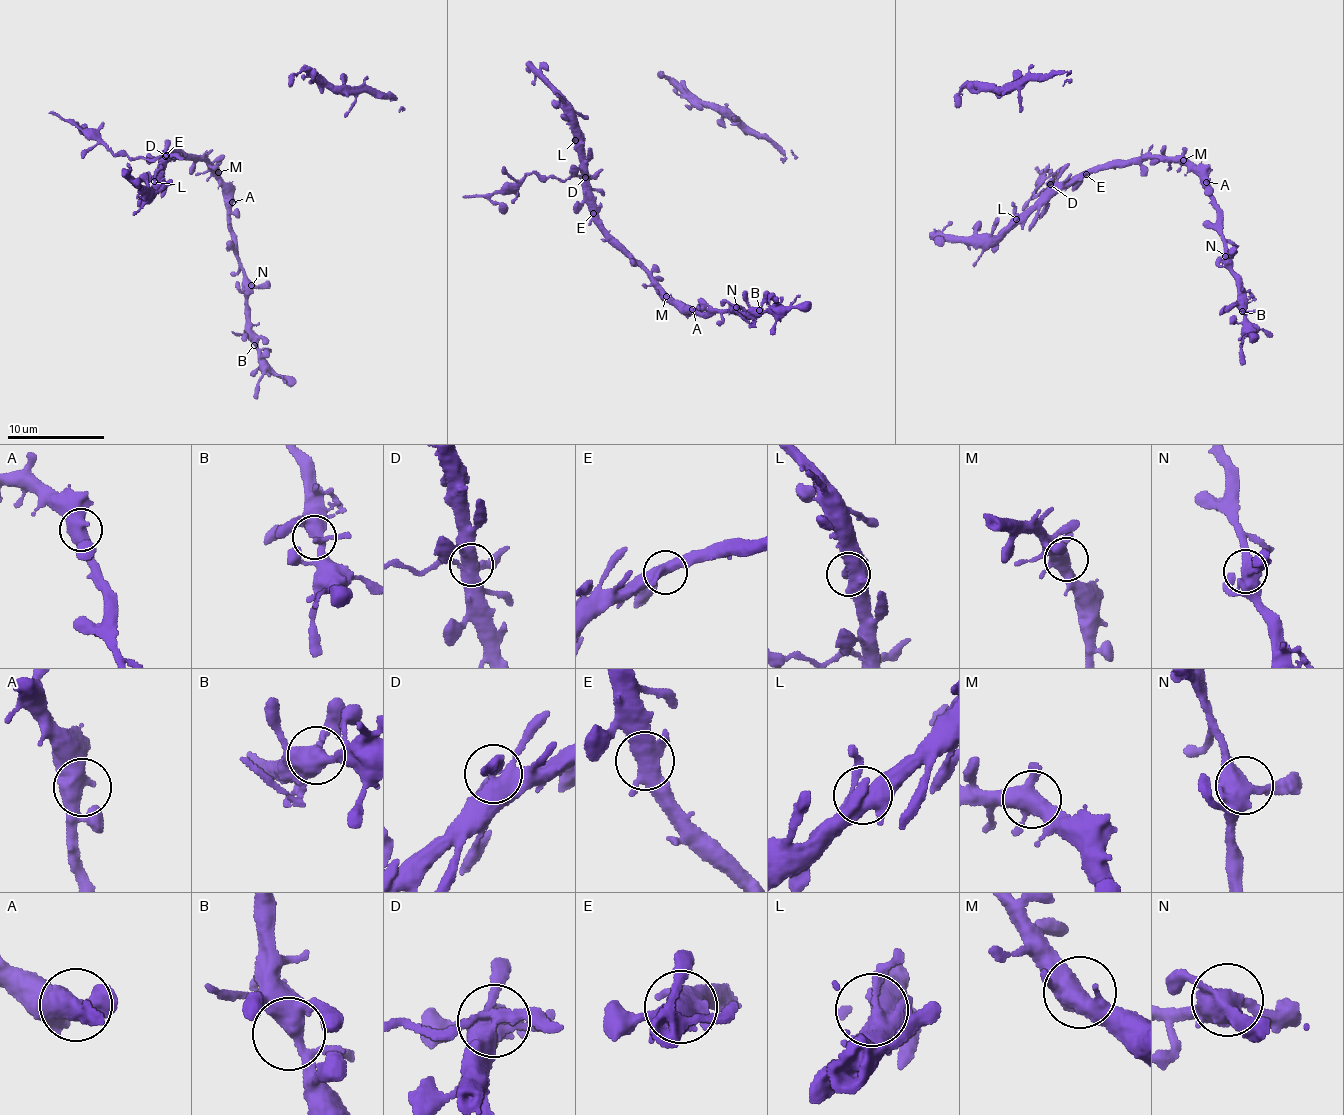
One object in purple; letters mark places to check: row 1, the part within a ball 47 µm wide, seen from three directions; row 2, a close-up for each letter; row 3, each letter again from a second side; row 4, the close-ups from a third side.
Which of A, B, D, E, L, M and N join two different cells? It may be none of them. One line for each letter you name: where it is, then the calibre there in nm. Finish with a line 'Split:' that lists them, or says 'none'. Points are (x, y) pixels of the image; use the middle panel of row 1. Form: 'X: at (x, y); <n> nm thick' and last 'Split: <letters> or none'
D: at (585, 177); 440 nm thick
Split: D

